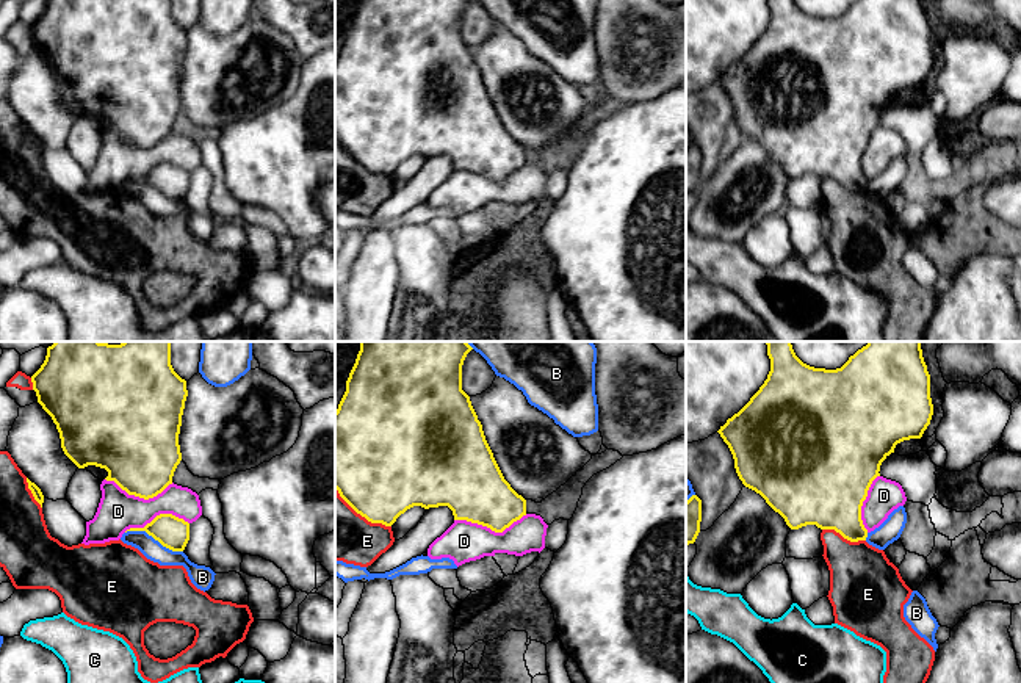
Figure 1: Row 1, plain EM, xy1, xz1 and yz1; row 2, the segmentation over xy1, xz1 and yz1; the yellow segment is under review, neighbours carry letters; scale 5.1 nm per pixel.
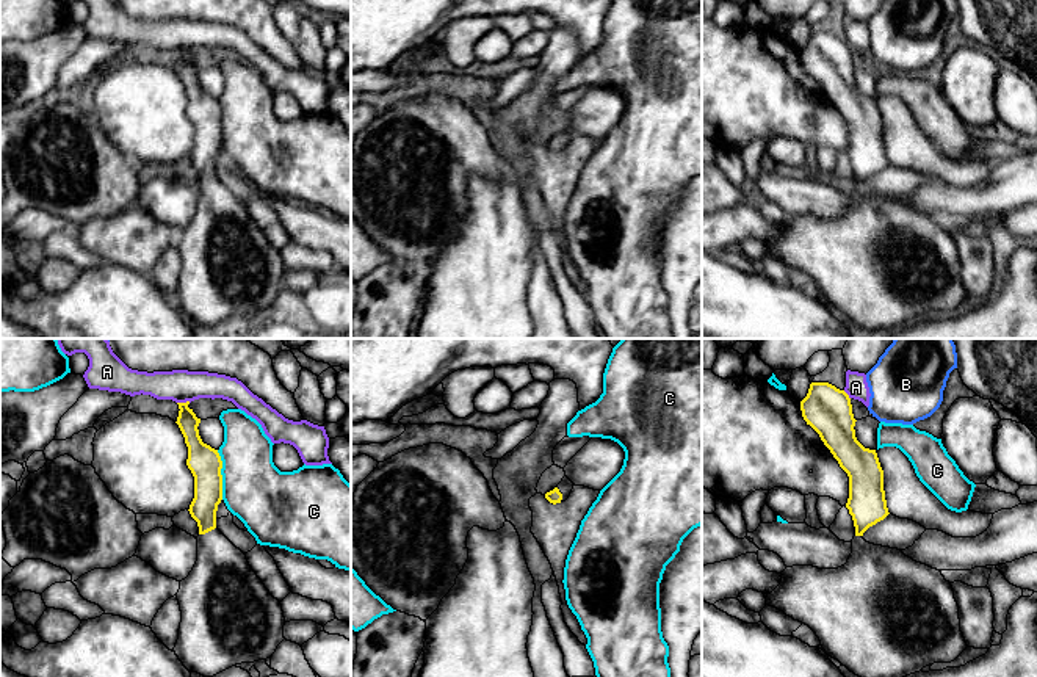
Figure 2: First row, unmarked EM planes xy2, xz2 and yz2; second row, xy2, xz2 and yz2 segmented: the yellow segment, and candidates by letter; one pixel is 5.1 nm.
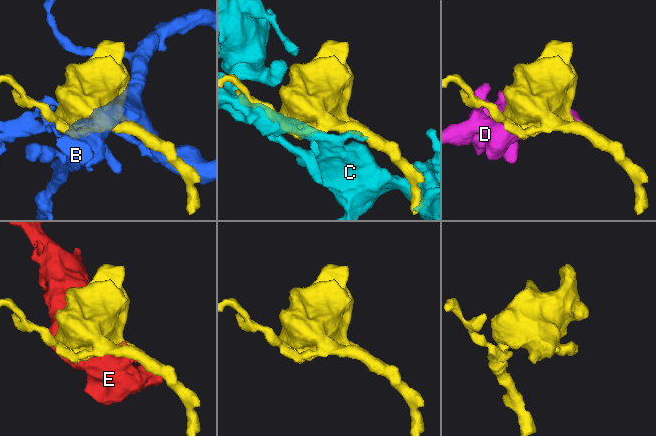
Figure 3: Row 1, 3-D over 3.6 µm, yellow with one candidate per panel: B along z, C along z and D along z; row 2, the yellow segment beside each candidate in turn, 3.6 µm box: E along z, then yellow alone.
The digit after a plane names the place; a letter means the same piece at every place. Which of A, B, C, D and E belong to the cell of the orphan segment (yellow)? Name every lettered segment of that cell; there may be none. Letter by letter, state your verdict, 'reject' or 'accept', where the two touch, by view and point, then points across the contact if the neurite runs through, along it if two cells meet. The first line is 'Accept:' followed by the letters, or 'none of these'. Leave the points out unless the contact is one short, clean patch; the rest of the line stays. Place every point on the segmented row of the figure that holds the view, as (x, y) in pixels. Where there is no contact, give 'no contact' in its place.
Accept: none of these
A: reject; meets yellow in xy2 at (184, 403); border along xy2 (190, 401), (177, 403)
B: reject; meets yellow in xy1 at (154, 538)
C: reject; meets yellow in xy2 at (221, 475)
D: reject; meets yellow in xz1 at (490, 528)
E: reject; meets yellow in xz1 at (362, 516)

